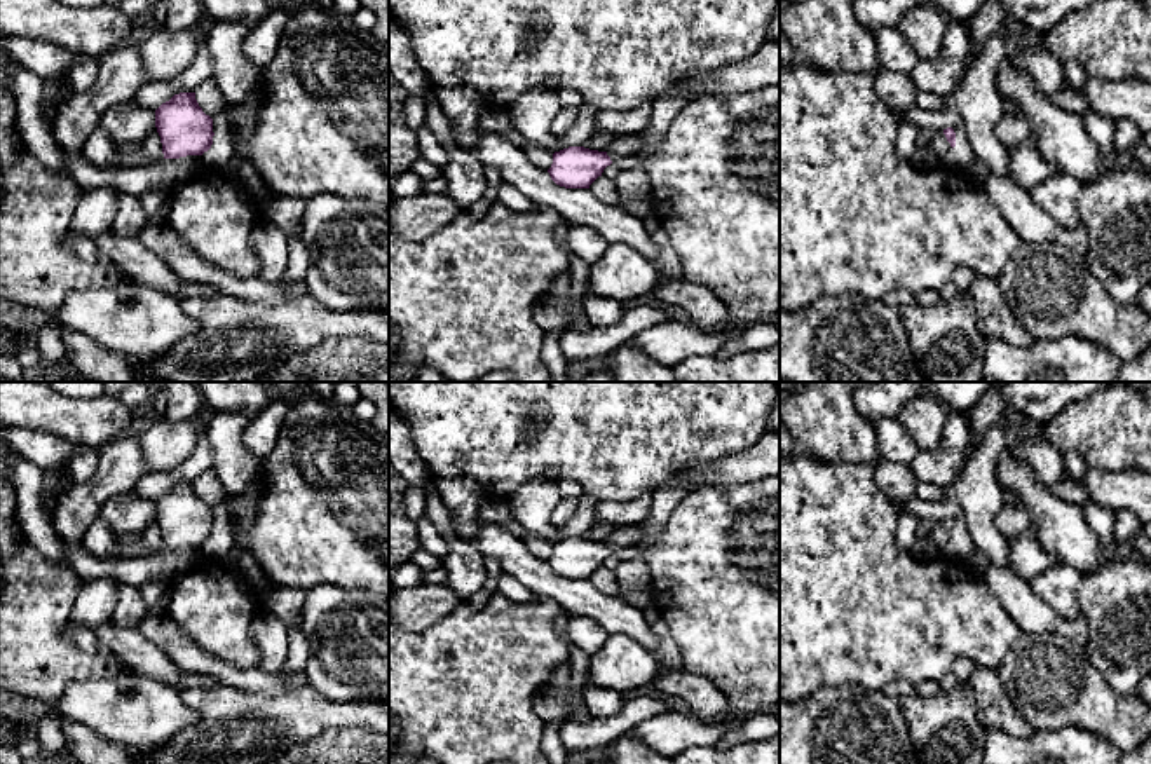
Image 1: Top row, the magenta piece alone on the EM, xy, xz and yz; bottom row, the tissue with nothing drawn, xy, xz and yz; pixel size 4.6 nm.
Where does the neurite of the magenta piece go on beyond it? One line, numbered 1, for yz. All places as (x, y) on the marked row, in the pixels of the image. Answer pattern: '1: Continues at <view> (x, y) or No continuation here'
1: Continues at yz (940, 147)

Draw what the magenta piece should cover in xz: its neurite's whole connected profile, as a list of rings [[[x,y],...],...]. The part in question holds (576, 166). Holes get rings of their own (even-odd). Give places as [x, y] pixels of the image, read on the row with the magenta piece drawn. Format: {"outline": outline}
{"outline": [[[614,134],[605,152],[584,147],[569,147],[553,153],[548,169],[551,180],[565,188],[589,188],[602,176],[603,169],[628,155],[638,155],[644,148],[645,134]]]}

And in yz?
{"outline": [[[947,127],[943,131],[935,131],[931,140],[931,152],[938,159],[945,159],[954,147],[956,147],[956,133],[952,127]]]}

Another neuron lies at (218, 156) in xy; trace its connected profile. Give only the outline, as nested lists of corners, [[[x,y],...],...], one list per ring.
[[[220,112],[213,117],[213,145],[201,155],[206,169],[227,169],[234,152],[228,141],[228,113]]]

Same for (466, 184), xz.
[[[429,85],[429,101],[426,105],[426,124],[439,138],[448,153],[448,162],[441,169],[446,178],[446,190],[443,192],[462,211],[467,211],[474,202],[483,199],[487,190],[485,166],[478,157],[460,148],[450,133],[450,124],[438,101],[438,89]]]

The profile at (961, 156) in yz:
[[[912,106],[900,117],[900,120],[910,122],[919,129],[931,131],[943,131],[947,127],[952,127],[956,133],[956,147],[943,159],[943,166],[966,171],[968,166],[973,162],[975,152],[966,136],[964,122],[957,112],[952,110],[933,112]]]

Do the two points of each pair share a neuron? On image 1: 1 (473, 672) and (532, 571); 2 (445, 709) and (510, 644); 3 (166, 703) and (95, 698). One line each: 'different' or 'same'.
1: different
2: same
3: same

